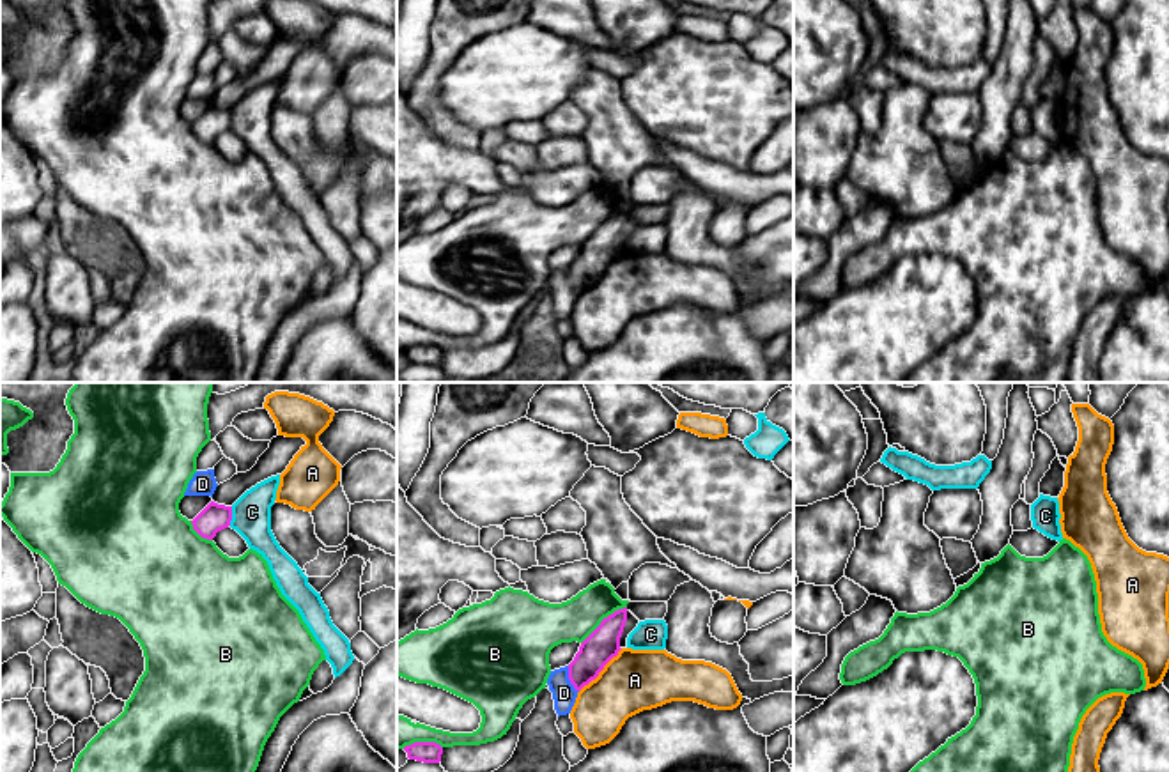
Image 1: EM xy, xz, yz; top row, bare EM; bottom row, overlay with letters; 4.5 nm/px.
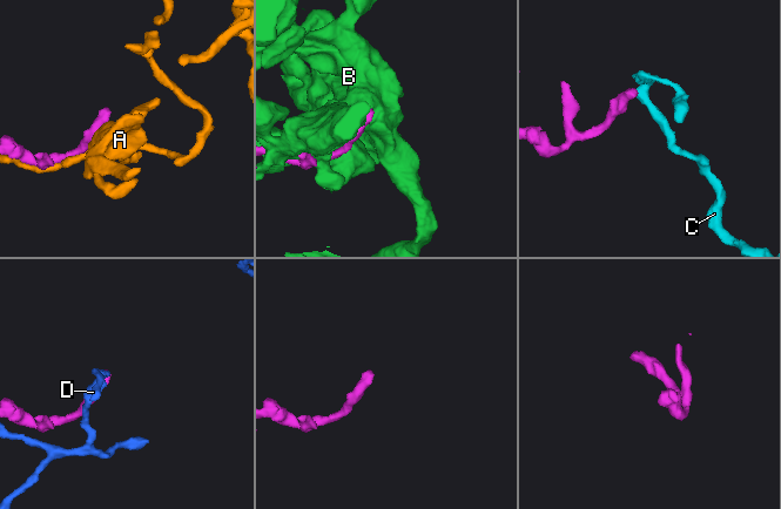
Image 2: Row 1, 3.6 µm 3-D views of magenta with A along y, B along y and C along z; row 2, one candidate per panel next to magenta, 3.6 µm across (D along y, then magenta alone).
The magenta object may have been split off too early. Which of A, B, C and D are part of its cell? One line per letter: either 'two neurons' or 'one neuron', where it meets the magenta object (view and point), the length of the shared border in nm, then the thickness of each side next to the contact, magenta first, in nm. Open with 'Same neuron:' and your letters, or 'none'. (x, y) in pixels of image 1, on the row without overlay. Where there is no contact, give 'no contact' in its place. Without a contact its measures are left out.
Same neuron: none
A: two neurons | xz (601, 273) | 280 nm | 150/280 nm
B: two neurons | xz (603, 223) | 260 nm | 150/200 nm
C: two neurons | xy (231, 119) | 90 nm | 130/180 nm
D: two neurons | xz (569, 282) | 130 nm | 150/110 nm

